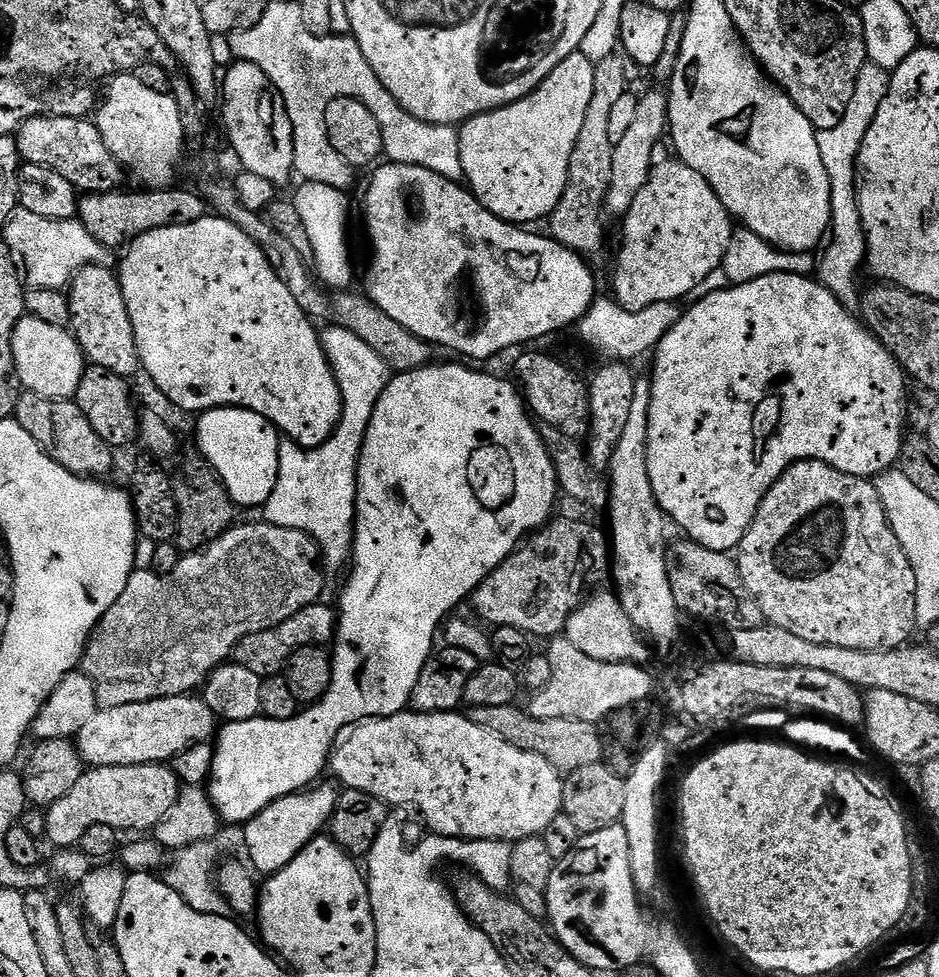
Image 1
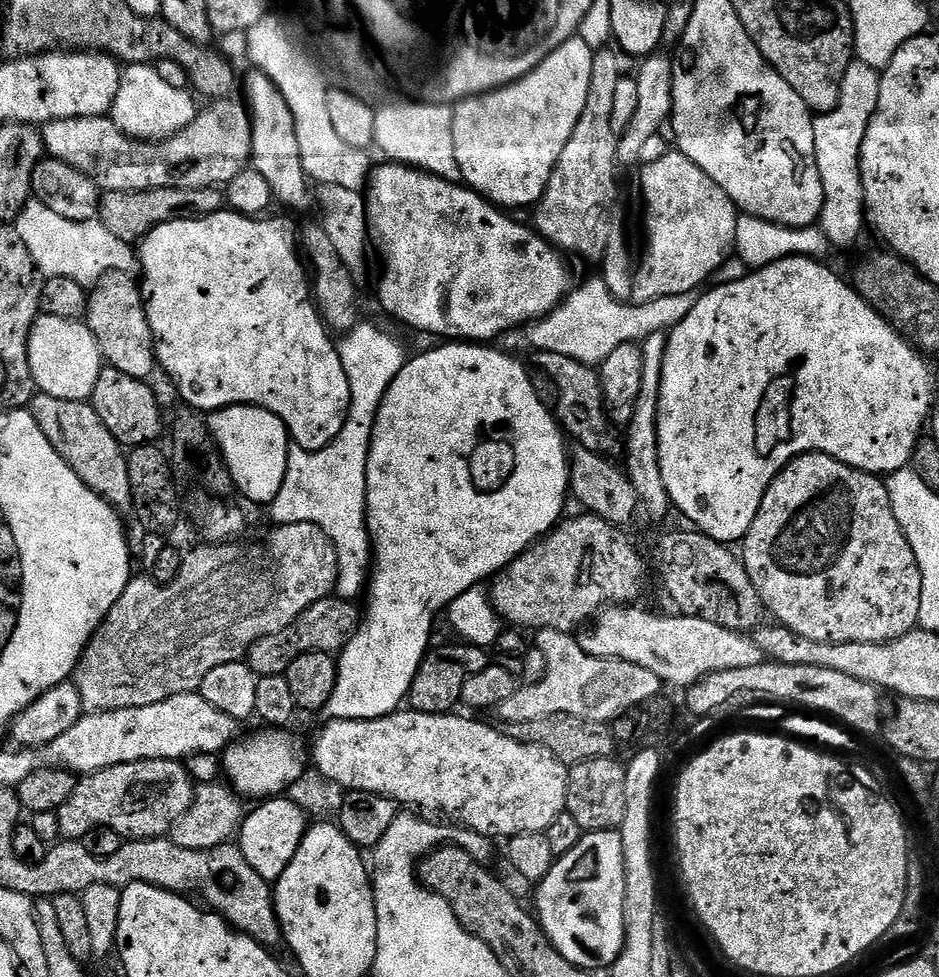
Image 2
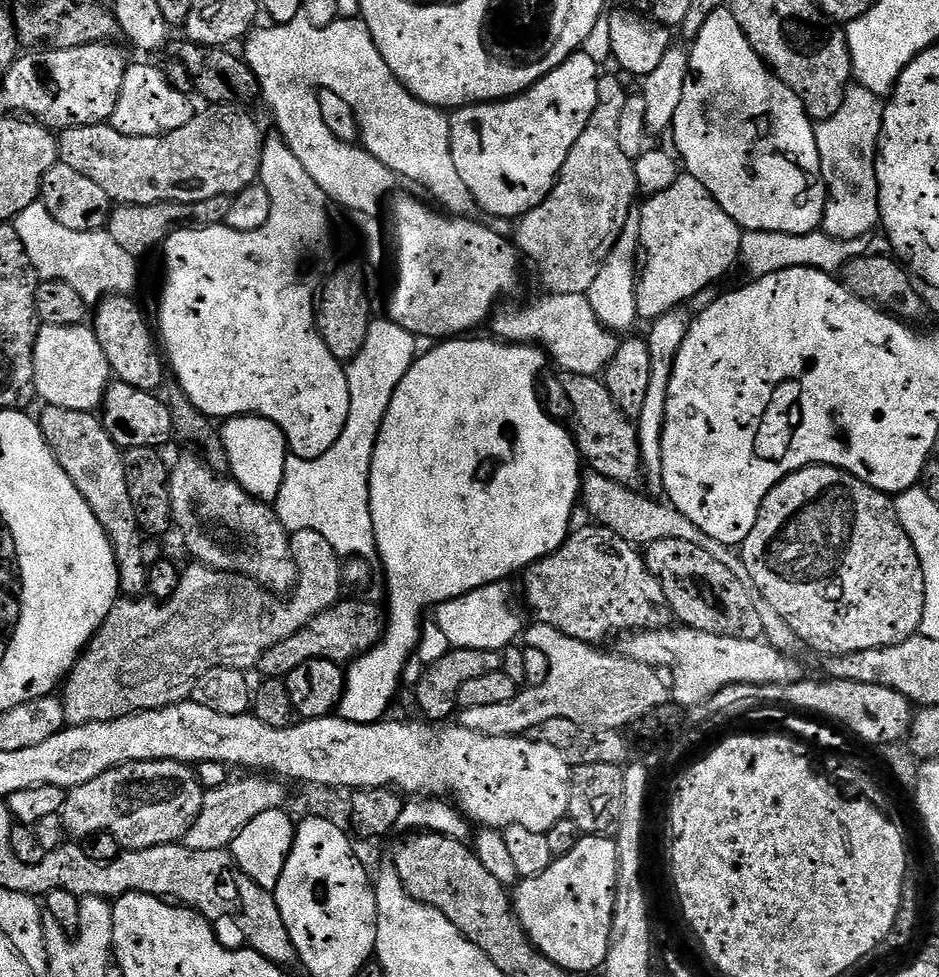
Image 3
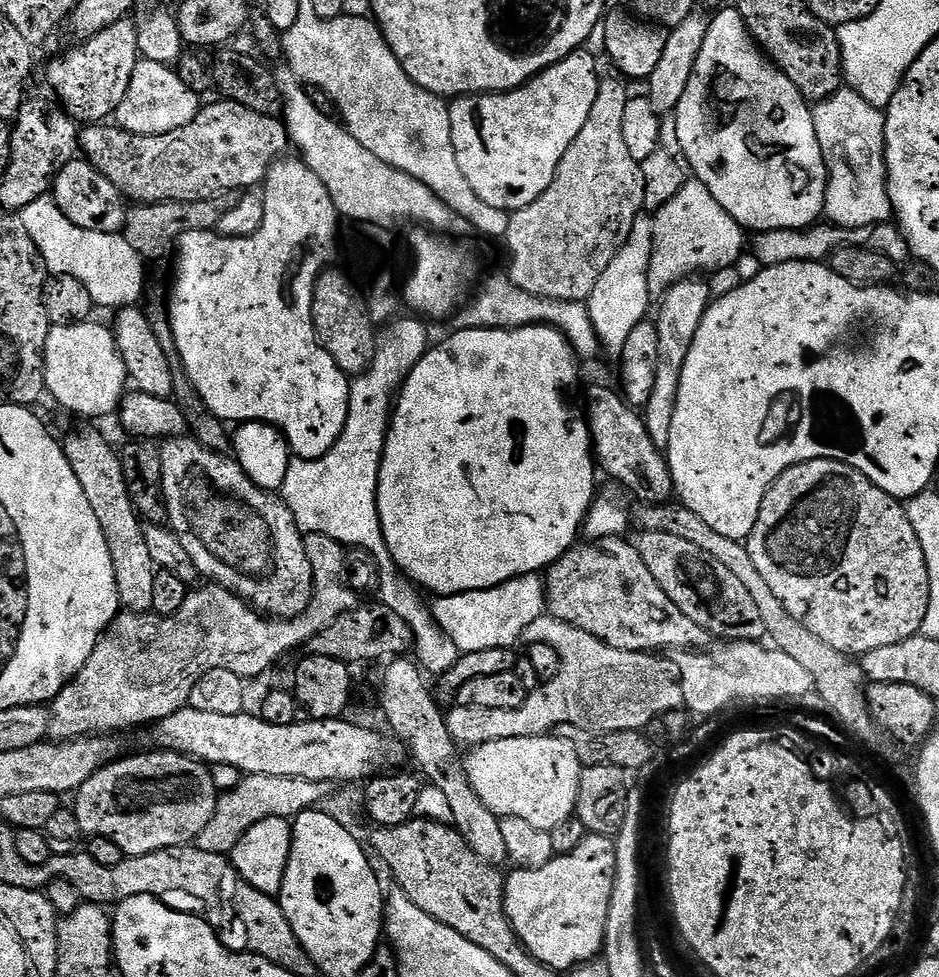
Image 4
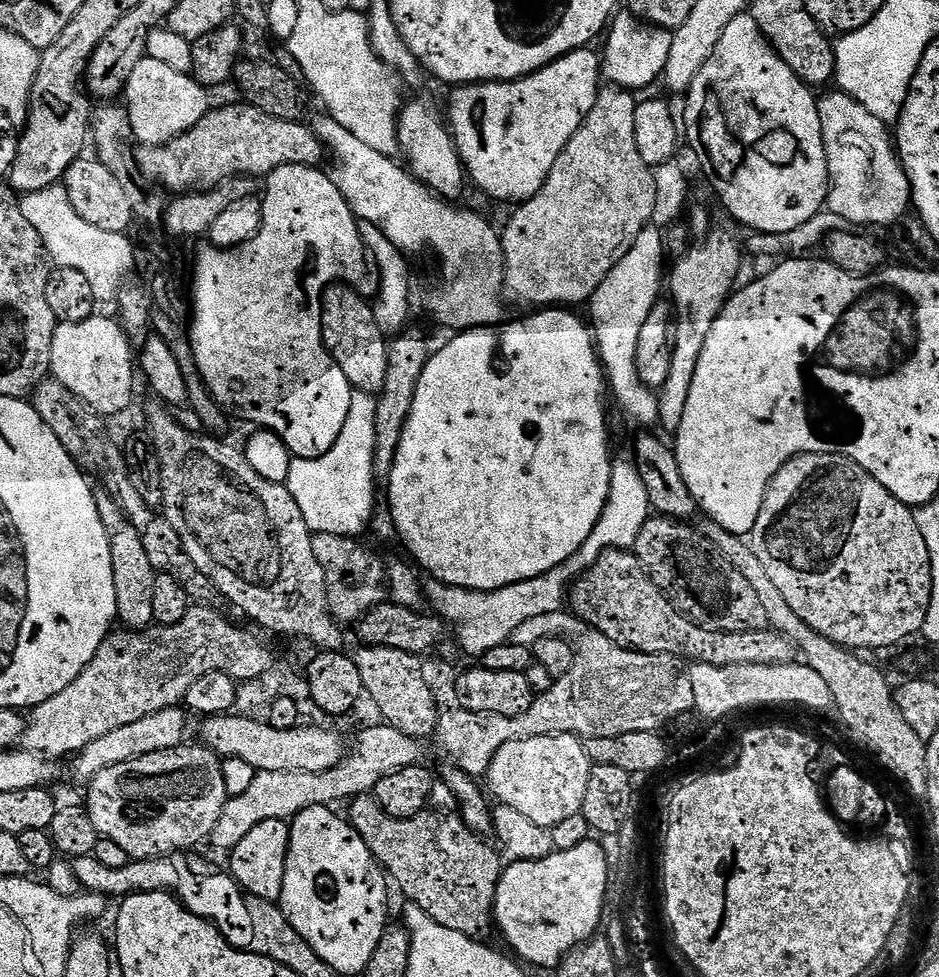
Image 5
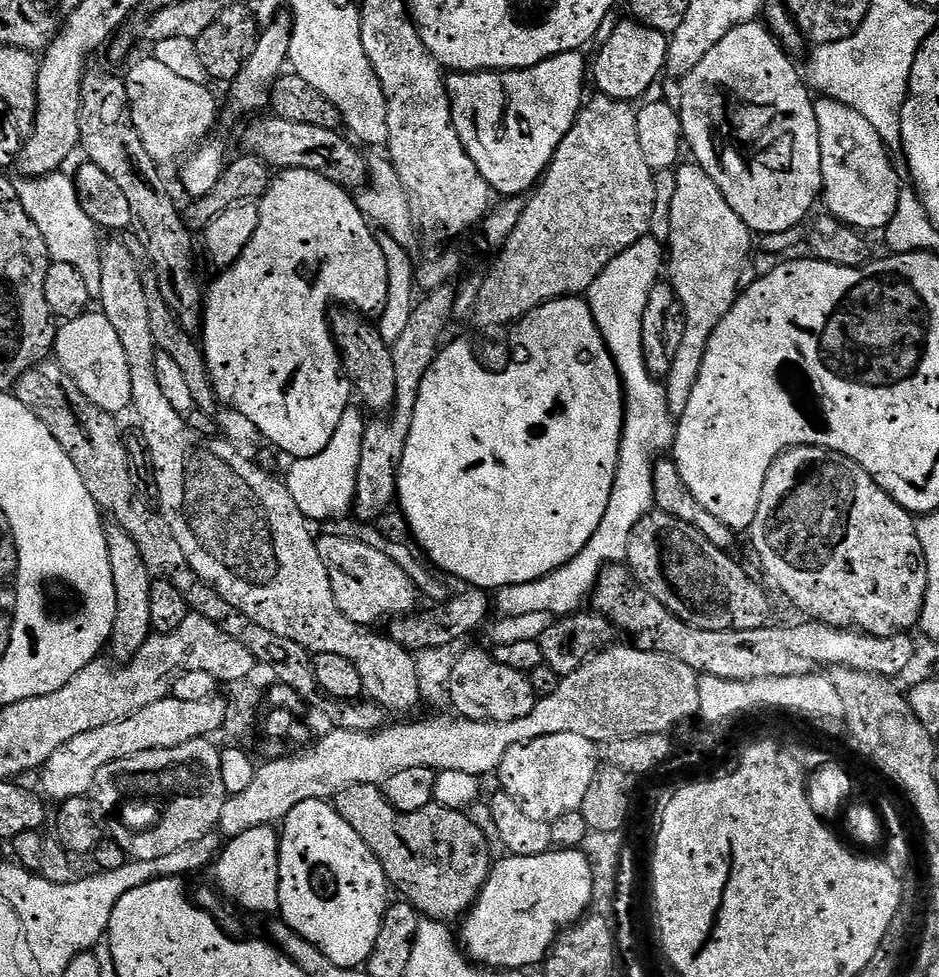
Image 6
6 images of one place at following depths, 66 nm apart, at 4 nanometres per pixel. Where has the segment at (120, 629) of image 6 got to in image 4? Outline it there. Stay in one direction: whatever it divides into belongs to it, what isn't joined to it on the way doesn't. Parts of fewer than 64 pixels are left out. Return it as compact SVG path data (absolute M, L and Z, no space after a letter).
M80 428L70 433L68 437L63 437L62 447L82 486L82 494L86 494L86 502L90 502L90 510L94 510L94 518L98 518L98 526L102 526L114 566L114 582L118 586L121 609L151 613L154 606L154 578L158 569L146 546L142 517L128 493L121 453L117 449L115 452L111 442L96 428Z

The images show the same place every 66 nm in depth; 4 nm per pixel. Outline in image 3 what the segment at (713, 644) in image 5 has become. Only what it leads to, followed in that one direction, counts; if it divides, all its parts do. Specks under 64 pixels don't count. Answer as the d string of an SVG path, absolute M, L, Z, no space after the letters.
M577 527L569 531L562 547L549 556L543 556L526 570L528 604L536 615L535 619L541 624L549 624L562 630L570 638L578 638L593 646L599 645L599 640L604 640L607 636L619 637L621 634L631 634L649 628L673 627L672 607L668 605L658 578L648 569L648 561L642 555L641 549L618 538L614 530L591 527Z

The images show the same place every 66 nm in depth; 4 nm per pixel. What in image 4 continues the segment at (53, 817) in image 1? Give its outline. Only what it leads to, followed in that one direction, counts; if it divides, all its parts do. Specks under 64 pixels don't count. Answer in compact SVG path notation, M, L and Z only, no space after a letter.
M167 750L155 751L144 752L141 756L128 756L125 760L117 758L111 764L106 764L104 767L99 768L81 788L76 789L74 793L74 799L76 799L74 811L78 818L78 824L82 826L85 837L111 836L114 842L118 842L118 846L122 846L125 856L141 856L142 854L154 854L154 850L183 848L191 845L198 838L198 834L202 834L202 830L206 830L206 822L210 822L210 818L214 818L214 810L216 809L218 799L211 767L205 764L203 760L198 760L194 756L184 756L180 752L170 752Z

